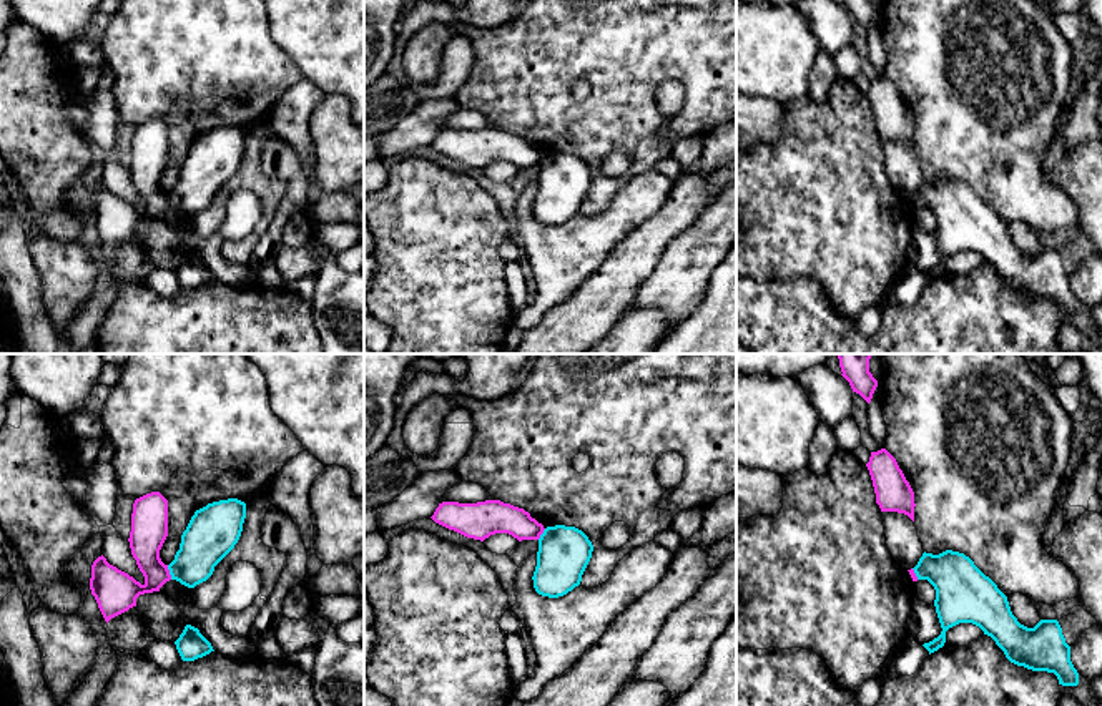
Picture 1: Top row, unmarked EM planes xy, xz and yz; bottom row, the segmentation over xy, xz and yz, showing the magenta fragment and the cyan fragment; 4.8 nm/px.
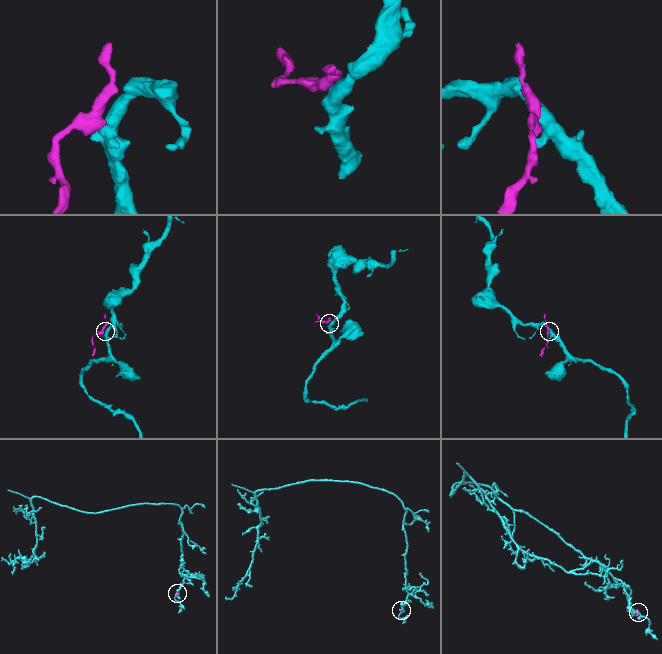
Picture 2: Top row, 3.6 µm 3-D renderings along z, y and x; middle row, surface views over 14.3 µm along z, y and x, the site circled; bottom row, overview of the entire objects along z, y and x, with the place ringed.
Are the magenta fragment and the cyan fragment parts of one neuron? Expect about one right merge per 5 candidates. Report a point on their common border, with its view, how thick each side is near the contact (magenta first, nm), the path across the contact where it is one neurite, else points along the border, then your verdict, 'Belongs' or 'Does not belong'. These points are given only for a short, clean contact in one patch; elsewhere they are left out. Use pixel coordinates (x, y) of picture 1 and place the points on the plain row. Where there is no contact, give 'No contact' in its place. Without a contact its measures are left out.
Touches magenta at xy (168, 200). Thickness 180 nm (magenta) against 240 nm. Boundary: xy (167, 193), (172, 206). Does not belong

